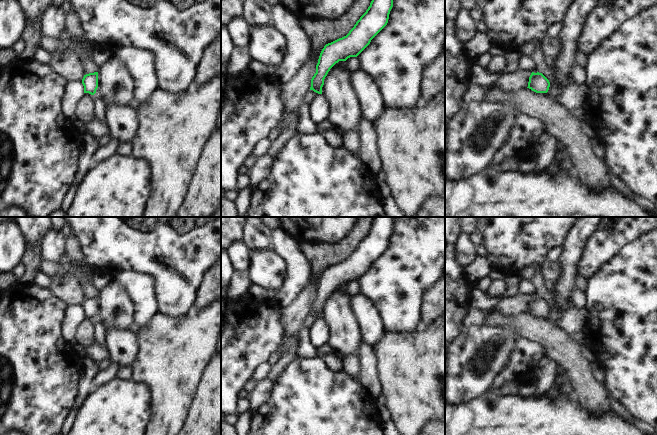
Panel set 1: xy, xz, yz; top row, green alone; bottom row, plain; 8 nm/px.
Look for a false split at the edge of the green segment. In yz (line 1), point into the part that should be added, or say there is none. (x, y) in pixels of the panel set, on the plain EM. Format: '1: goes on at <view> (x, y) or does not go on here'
1: does not go on here

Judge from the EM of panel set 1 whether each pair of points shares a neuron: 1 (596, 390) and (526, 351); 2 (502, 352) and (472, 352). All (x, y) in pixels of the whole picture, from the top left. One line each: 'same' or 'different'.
1: different
2: same

